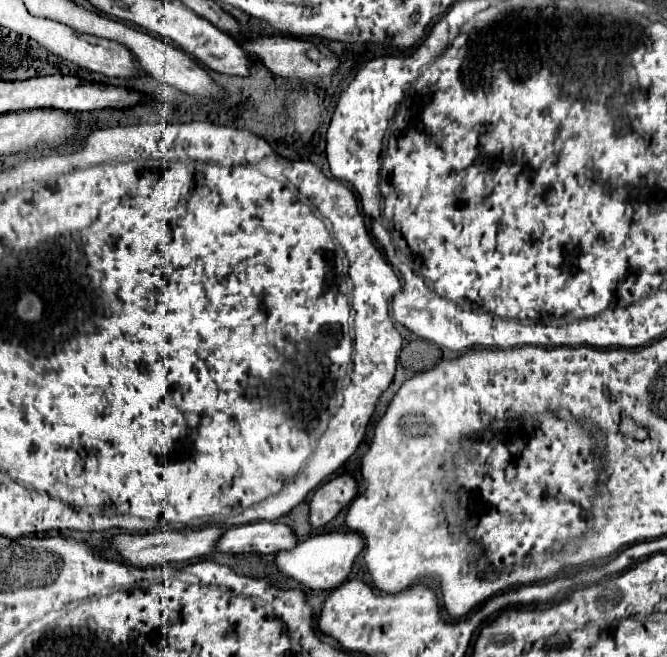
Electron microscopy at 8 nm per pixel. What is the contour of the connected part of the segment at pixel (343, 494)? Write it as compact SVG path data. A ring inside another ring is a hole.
M343 474L321 488L315 490L309 502L309 524L313 528L323 528L329 520L333 520L343 506L351 502L351 498L357 494L357 484L351 476Z

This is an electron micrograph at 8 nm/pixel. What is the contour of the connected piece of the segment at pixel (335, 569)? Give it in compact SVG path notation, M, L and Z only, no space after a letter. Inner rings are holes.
M329 532L329 534L315 534L295 548L277 552L275 566L279 572L295 578L297 582L305 584L313 590L333 590L335 586L343 584L353 568L357 554L363 550L363 538L357 532Z

